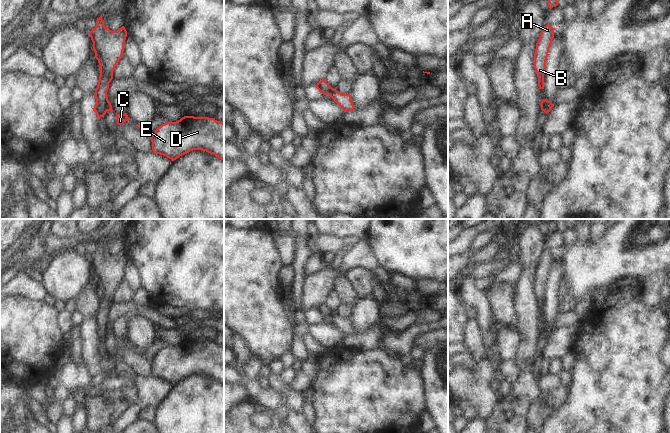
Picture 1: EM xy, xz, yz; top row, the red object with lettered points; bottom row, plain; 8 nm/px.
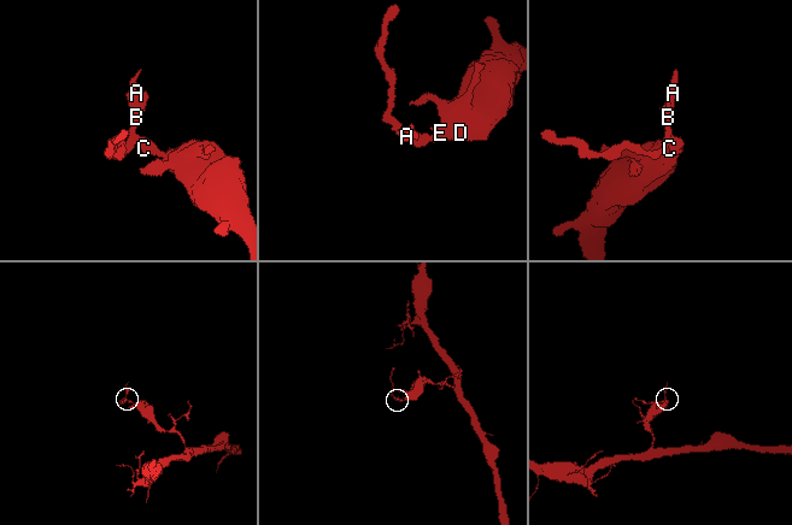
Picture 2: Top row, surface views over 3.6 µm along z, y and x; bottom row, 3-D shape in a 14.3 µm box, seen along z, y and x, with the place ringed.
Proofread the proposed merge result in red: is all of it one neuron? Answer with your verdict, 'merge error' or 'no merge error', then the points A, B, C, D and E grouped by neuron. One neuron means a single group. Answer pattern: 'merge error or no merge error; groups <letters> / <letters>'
merge error; groups A B / C D E

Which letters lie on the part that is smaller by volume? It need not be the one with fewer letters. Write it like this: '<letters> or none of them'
A, B

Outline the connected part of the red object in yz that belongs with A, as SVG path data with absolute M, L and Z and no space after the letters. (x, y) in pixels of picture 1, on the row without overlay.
M546 249L542 252L539 263L536 267L534 276L534 293L538 301L539 313L544 313L544 296L546 293L546 284L549 277L549 272L554 262L555 252Z

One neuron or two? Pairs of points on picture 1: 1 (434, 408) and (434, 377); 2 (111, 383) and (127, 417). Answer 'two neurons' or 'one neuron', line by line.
1: one neuron
2: two neurons

